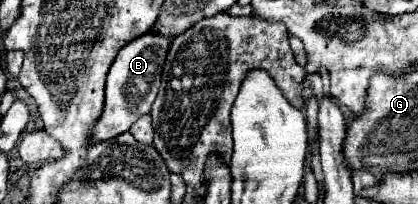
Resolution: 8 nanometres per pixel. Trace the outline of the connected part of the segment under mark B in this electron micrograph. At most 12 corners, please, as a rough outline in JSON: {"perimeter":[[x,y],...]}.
{"perimeter":[[149,31],[107,75],[93,141],[113,139],[157,97],[173,37]]}

